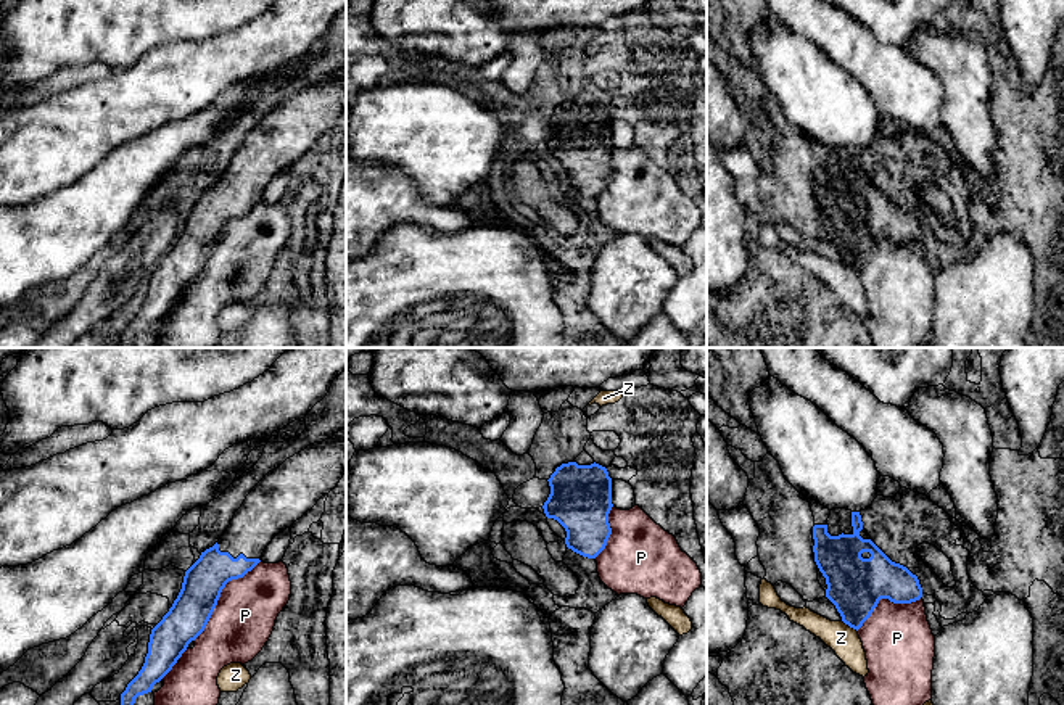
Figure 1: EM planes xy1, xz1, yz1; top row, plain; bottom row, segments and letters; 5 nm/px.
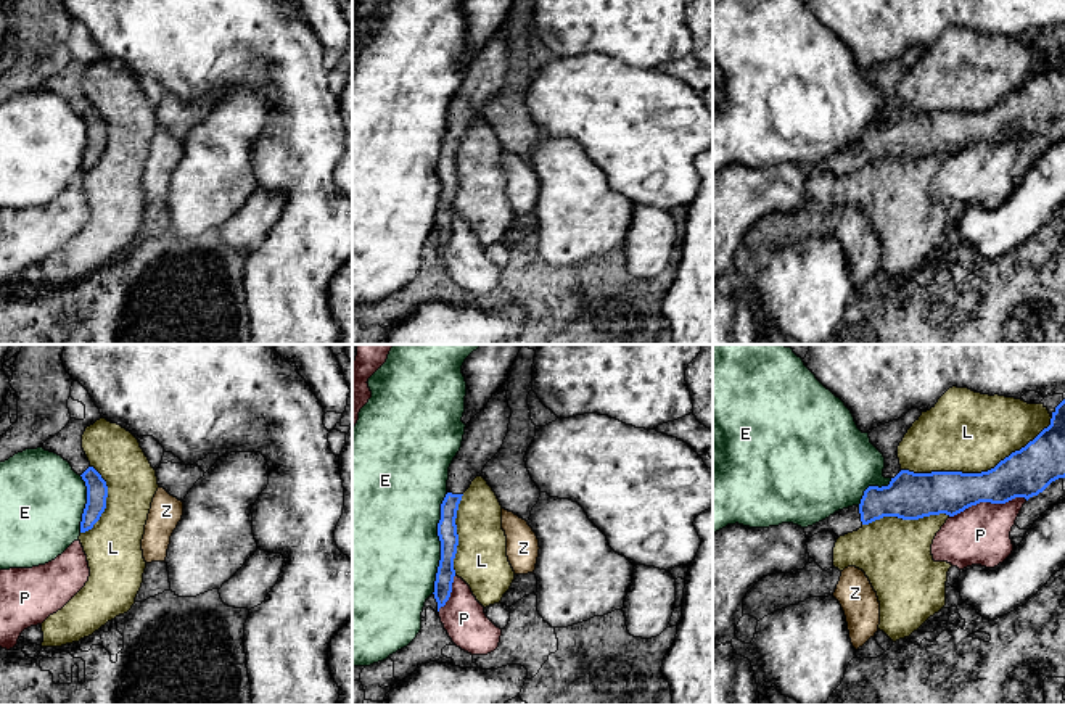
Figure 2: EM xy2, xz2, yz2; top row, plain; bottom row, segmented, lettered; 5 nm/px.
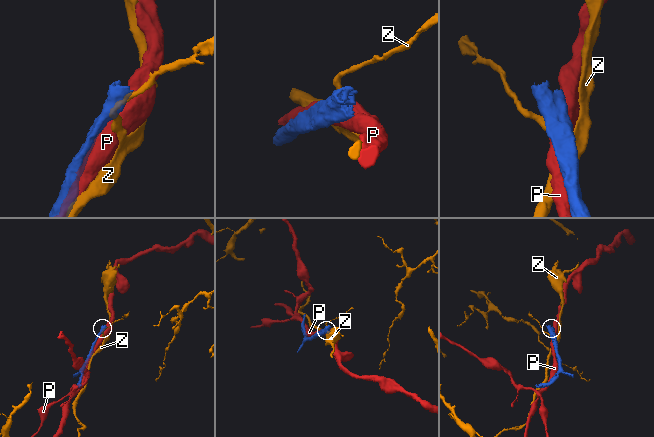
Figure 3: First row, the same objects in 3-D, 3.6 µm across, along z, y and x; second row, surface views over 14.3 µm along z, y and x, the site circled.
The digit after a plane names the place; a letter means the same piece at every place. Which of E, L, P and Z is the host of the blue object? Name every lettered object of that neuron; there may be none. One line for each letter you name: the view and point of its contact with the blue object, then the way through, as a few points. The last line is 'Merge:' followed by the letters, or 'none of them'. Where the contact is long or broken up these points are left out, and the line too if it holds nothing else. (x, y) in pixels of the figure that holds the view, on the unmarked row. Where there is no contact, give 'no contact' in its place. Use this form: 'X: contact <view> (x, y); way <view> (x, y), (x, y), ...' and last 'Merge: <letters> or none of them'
Merge: none of them

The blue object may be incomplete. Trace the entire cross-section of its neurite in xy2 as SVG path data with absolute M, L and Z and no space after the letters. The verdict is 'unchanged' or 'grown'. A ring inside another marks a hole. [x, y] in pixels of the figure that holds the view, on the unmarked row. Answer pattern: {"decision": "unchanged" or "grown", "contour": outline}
{"decision": "unchanged", "contour": "M88 106L80 116L87 126L87 143L80 161L80 172L85 172L93 167L106 148L108 126L93 106Z"}

